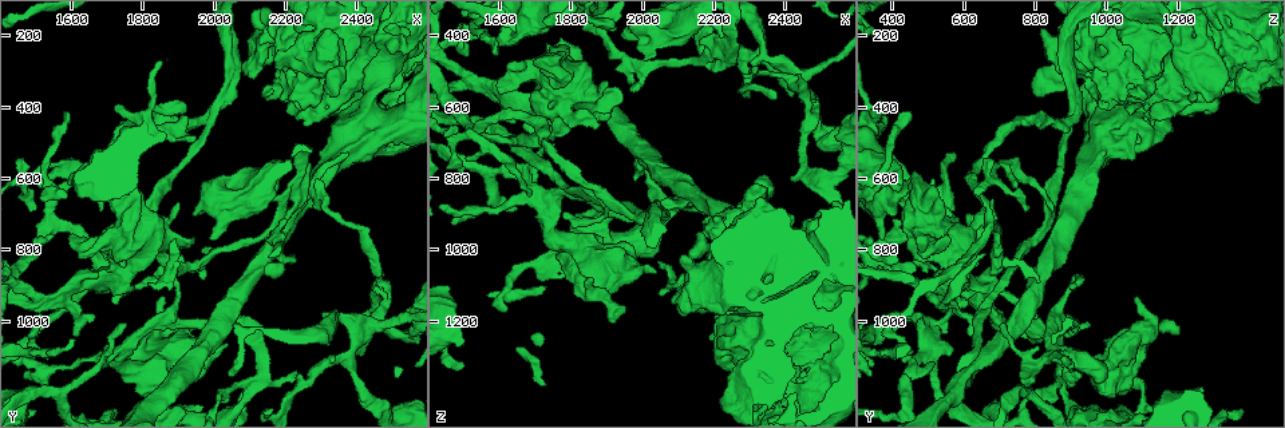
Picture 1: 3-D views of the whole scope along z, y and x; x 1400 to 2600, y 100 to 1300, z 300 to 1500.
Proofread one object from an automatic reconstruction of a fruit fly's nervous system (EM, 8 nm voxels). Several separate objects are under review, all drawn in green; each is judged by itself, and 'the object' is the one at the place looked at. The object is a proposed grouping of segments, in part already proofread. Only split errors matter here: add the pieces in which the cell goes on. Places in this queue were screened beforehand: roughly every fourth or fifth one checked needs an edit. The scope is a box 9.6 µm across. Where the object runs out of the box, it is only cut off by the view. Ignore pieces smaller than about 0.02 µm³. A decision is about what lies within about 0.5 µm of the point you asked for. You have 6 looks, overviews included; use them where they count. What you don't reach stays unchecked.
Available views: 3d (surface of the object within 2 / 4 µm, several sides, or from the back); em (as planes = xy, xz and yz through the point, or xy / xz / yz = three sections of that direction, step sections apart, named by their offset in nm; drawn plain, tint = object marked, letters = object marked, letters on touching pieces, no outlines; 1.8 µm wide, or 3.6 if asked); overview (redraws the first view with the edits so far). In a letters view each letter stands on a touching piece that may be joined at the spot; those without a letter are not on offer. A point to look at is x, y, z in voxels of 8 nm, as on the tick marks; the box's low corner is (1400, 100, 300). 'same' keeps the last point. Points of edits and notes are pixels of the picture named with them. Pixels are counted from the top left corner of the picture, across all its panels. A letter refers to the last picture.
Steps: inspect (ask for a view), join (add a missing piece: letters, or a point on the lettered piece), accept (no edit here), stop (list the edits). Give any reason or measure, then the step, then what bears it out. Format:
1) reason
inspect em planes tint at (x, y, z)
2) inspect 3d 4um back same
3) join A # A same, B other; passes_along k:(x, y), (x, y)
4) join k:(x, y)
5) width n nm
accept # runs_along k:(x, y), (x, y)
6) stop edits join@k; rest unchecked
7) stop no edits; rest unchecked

a fork
inspect 3d 2um at (2180, 730, 480)

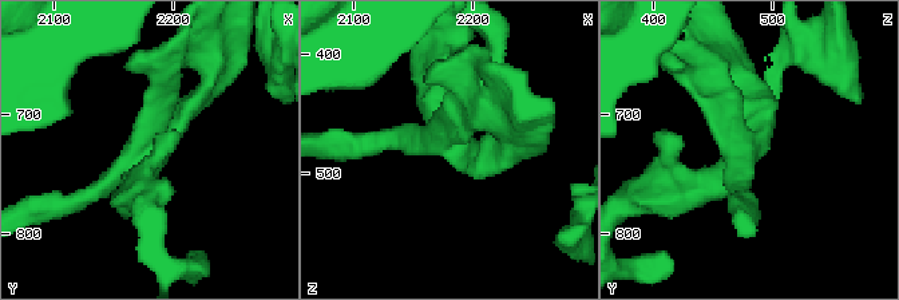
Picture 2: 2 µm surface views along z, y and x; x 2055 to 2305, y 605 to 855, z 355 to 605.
now the EM
inspect em planes letters at (2178, 728, 470)

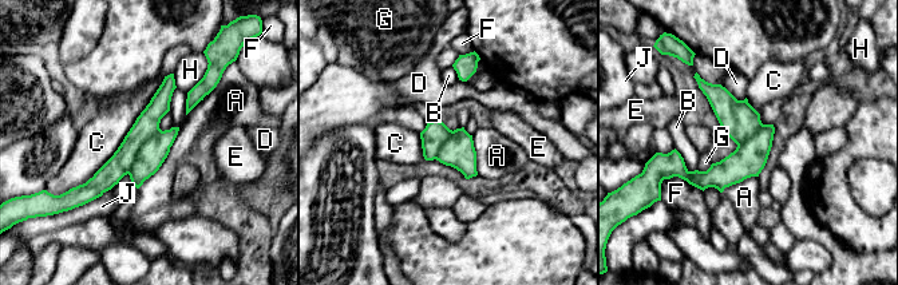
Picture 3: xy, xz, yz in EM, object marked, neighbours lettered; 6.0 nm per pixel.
accept # A other, B other, C other, D other, E other, F other, G other, H other, J other; runs_along 3:(170, 78), (145, 138), (87, 193); no lettered piece goes on from it

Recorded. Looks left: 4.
four-way junction
inspect 3d 2um at (1700, 850, 700)

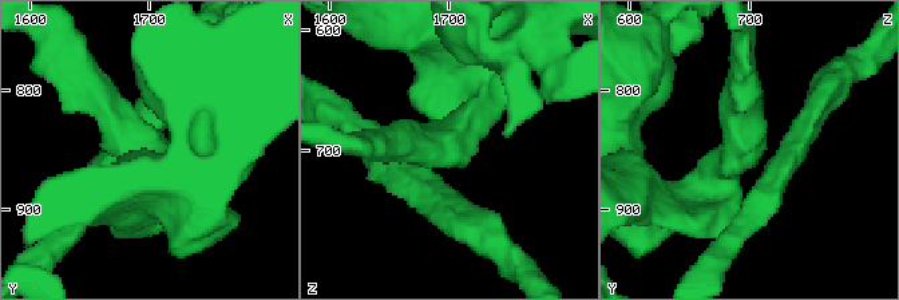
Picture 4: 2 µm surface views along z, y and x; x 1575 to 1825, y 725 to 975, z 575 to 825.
arms 4; need the tissue
inspect em planes tint at (1692, 848, 700)

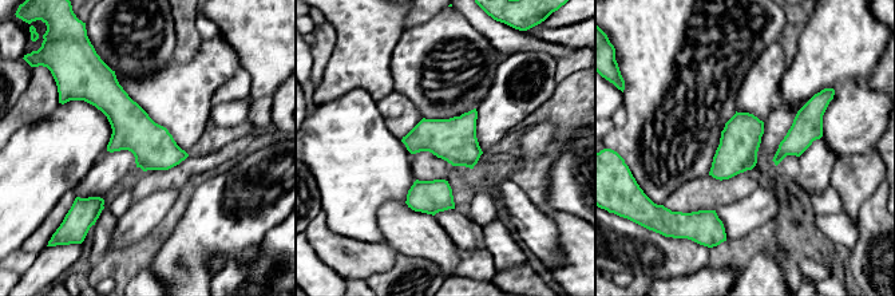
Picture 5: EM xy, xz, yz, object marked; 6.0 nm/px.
see the neighbours
inspect em planes letters same

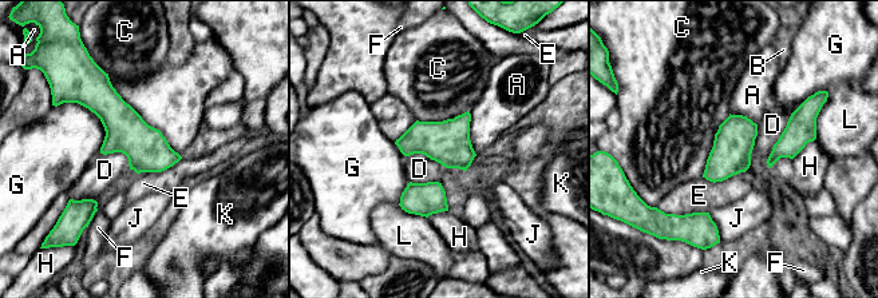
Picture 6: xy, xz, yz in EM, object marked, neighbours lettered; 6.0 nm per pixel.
accept # A other, B other, C other, D other, E other, F other, G other, H other, J other, K other, L other; border 6:(791, 114), (766, 162); no lettered piece goes on from it

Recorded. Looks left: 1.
stop no edits; rest unchecked

